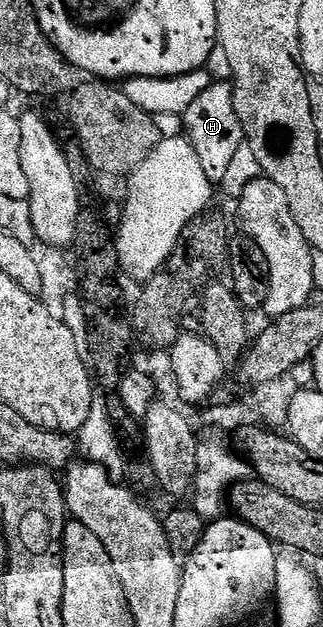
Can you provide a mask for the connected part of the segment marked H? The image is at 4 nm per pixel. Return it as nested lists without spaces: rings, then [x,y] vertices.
[[[214,81],[183,114],[185,136],[198,153],[198,159],[202,161],[202,169],[213,185],[221,184],[231,160],[245,140],[242,123],[238,120],[237,110],[234,109],[234,91],[231,82]]]

